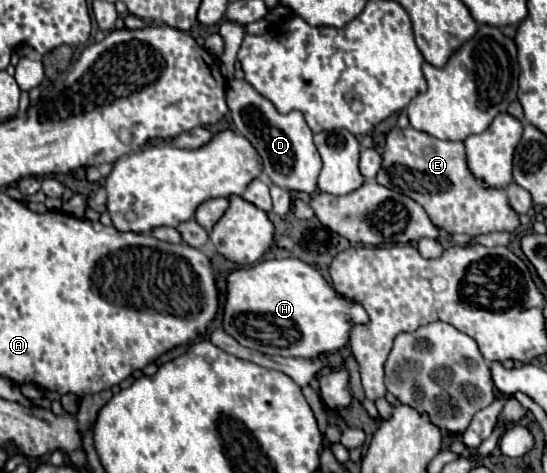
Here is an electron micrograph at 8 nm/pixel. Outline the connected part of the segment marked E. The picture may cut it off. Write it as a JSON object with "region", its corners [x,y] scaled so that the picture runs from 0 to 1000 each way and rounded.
{"region":[[[720,268],[706,290],[698,336],[702,345],[687,370],[687,383],[717,404],[731,404],[735,412],[764,425],[786,455],[790,471],[823,497],[881,497],[896,488],[936,493],[951,476],[951,455],[932,438],[925,400],[885,400],[881,387],[863,374],[852,353],[848,302],[841,298],[804,298],[753,268]]]}

